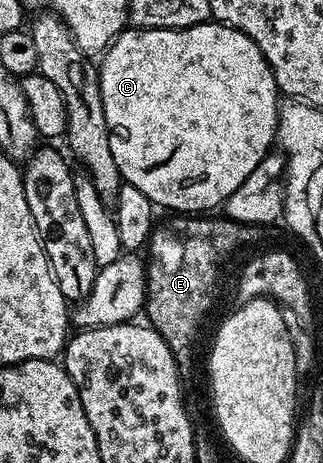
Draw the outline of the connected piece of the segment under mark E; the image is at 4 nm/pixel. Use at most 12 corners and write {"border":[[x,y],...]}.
{"border":[[172,215],[146,253],[147,324],[188,360],[220,264],[261,233]]}

